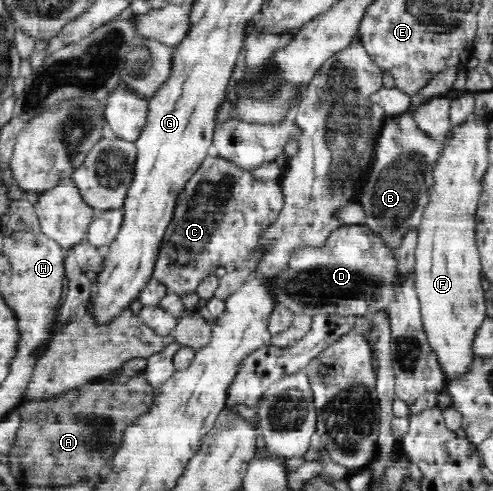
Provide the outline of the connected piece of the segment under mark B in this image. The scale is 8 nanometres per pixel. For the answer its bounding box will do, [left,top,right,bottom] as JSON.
[361,112,441,247]

